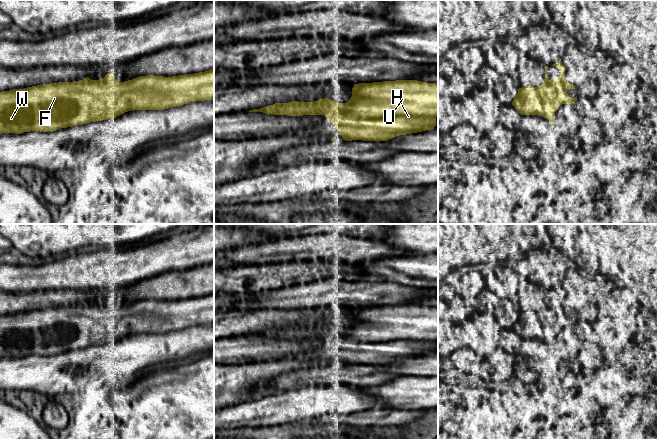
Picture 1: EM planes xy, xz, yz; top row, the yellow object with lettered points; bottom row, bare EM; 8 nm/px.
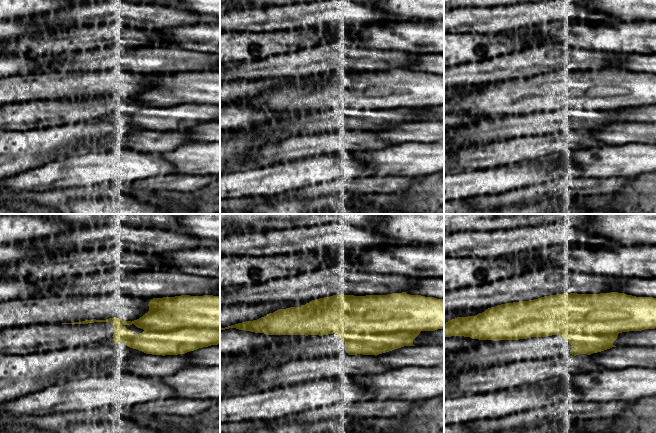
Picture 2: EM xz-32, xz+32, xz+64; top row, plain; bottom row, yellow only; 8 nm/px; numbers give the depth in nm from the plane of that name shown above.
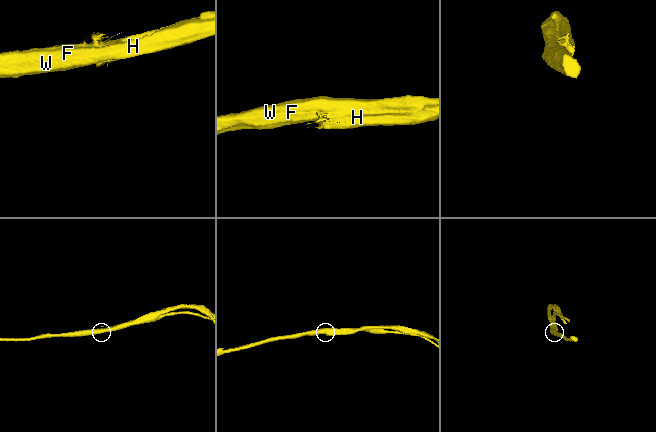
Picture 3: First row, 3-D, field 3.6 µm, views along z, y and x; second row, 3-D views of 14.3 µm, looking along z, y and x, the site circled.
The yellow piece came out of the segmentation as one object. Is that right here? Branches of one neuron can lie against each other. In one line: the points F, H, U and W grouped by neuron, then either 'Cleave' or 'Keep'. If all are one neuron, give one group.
Groups: F H U W. Keep

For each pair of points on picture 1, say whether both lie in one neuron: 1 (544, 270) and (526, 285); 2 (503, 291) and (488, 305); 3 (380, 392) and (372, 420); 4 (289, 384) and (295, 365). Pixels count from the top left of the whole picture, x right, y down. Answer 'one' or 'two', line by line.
1: two
2: two
3: two
4: two

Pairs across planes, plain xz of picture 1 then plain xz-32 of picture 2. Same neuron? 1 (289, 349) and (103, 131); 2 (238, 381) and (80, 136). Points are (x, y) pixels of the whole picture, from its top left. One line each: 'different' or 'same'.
1: different
2: same

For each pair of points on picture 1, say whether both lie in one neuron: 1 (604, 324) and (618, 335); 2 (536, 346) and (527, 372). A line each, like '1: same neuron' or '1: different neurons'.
1: same neuron
2: same neuron

